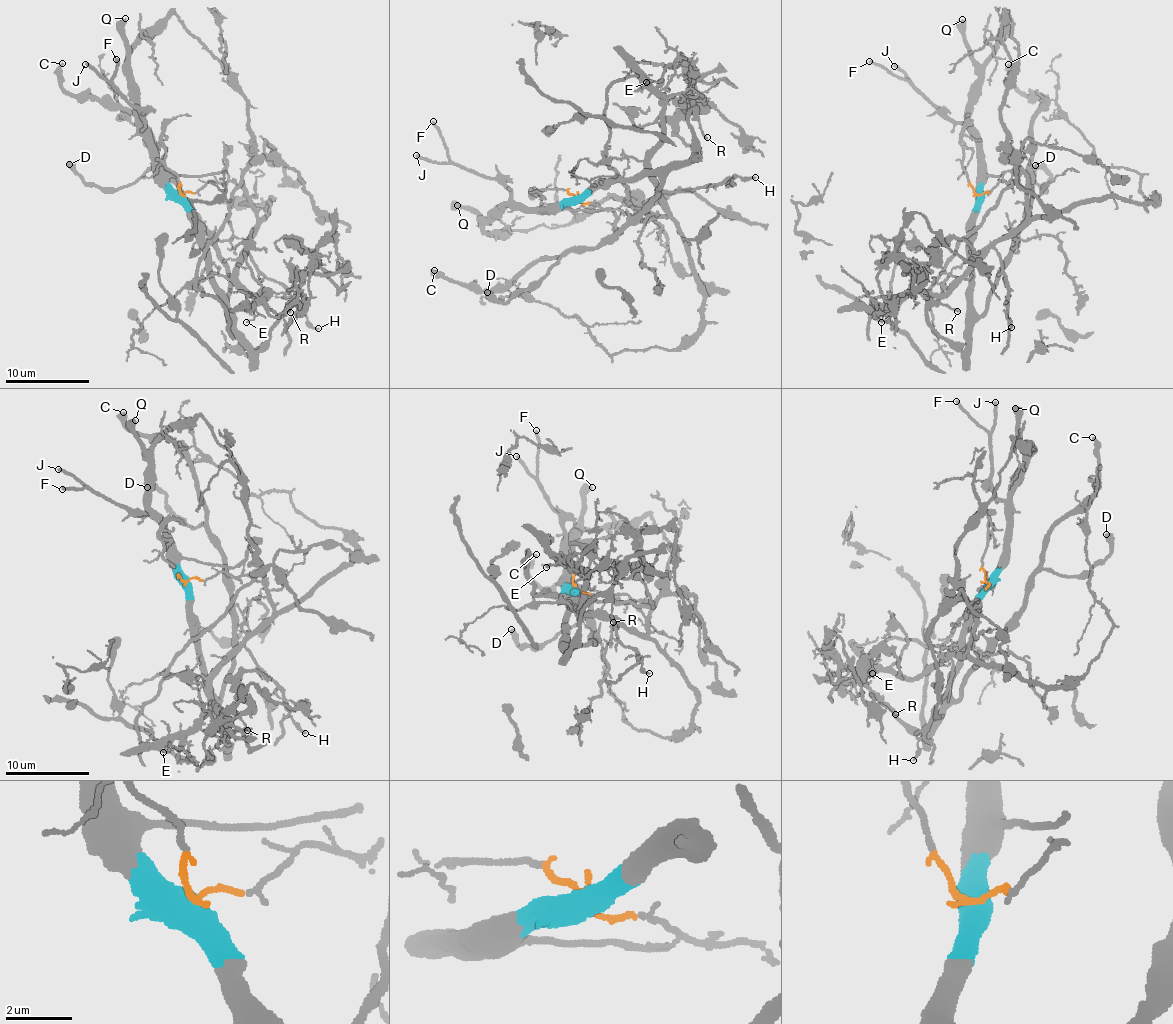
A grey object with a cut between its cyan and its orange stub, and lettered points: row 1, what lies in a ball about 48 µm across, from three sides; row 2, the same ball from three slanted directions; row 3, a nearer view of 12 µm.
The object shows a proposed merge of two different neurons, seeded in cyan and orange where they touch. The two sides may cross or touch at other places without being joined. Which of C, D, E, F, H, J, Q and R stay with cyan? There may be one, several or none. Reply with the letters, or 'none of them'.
C, D, F, J, Q, R

